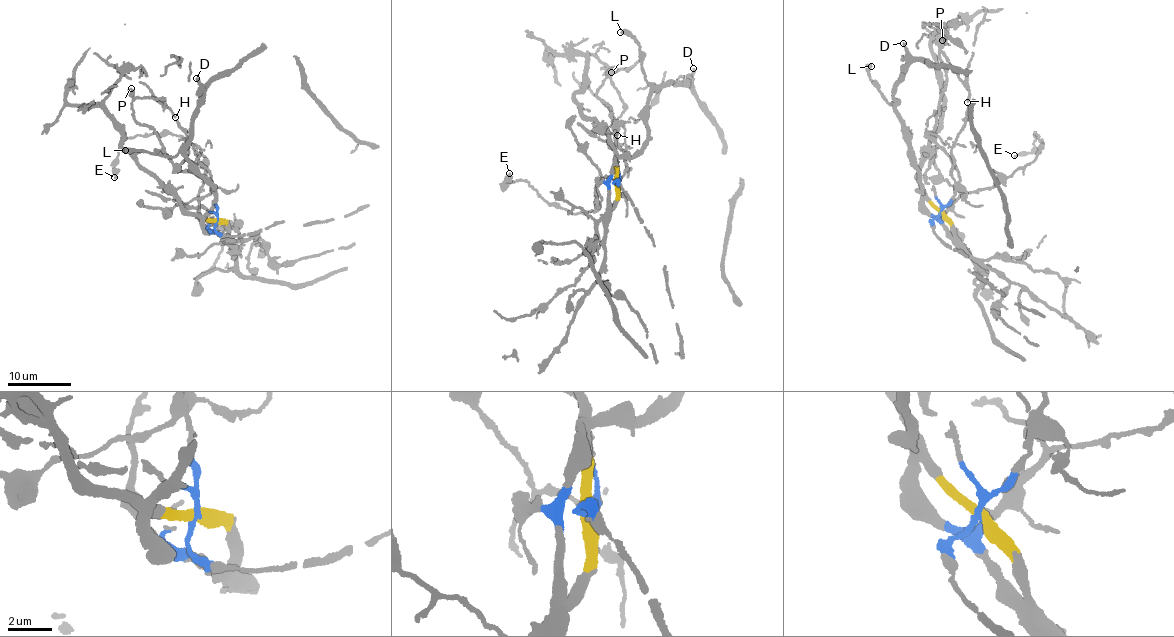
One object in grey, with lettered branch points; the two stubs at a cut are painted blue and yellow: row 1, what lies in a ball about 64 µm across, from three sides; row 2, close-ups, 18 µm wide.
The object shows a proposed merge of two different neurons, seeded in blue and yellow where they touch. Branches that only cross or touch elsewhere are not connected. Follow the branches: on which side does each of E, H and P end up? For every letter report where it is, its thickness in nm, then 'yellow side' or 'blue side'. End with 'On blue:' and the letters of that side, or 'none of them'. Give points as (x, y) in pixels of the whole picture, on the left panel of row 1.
E: place (114, 177); calibre 170 nm; blue side
H: place (175, 117); calibre 160 nm; blue side
P: place (131, 88); calibre 650 nm; blue side
On blue: E, H, P

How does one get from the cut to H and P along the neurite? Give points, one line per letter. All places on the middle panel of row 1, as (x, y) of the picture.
H: (616, 183), (621, 179), (615, 167), (612, 110), (597, 92), (608, 76), (624, 109), (615, 124), (617, 135)
P: (616, 183), (621, 179), (615, 167), (612, 110), (600, 101), (597, 92), (612, 72)

